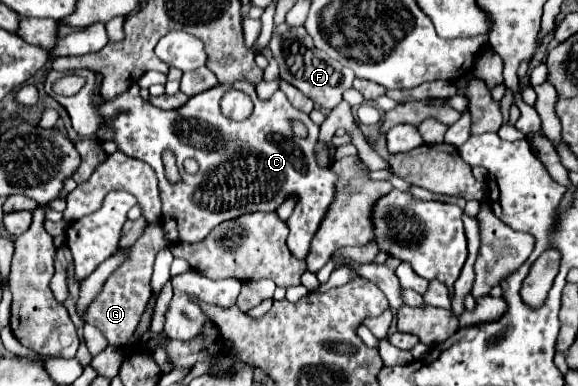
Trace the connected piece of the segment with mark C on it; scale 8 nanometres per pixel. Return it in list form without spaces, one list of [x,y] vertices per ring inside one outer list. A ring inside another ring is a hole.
[[[75,69],[75,71],[69,71],[69,73],[75,73],[75,75],[81,75],[87,79],[87,85],[81,89],[79,95],[75,97],[63,97],[63,95],[55,95],[51,85],[55,79],[63,77],[61,71],[49,71],[47,75],[47,81],[45,81],[45,91],[47,95],[51,95],[55,101],[59,101],[65,111],[69,113],[71,117],[71,125],[73,129],[81,135],[81,137],[93,137],[101,127],[107,127],[107,129],[113,129],[113,141],[117,143],[119,151],[129,155],[129,157],[135,157],[139,161],[145,161],[147,165],[153,167],[153,171],[157,173],[157,179],[159,179],[159,195],[161,195],[161,217],[163,217],[163,231],[165,231],[165,239],[169,243],[199,243],[203,241],[213,227],[217,227],[219,223],[227,221],[227,219],[235,219],[235,217],[241,217],[243,213],[255,213],[255,211],[275,211],[283,199],[291,193],[297,195],[297,205],[295,205],[295,211],[293,215],[289,217],[289,239],[287,239],[287,245],[291,249],[291,253],[295,253],[295,257],[305,257],[307,255],[307,249],[309,249],[309,241],[311,237],[315,235],[329,203],[333,201],[333,195],[335,195],[335,189],[333,189],[333,183],[335,183],[335,175],[331,173],[331,169],[321,169],[317,167],[315,163],[315,153],[313,153],[313,147],[317,143],[317,133],[319,133],[319,127],[309,119],[307,113],[295,109],[289,99],[281,93],[281,91],[275,91],[275,95],[267,101],[259,99],[257,93],[255,93],[255,85],[253,83],[247,83],[245,79],[243,81],[237,81],[233,85],[215,85],[203,93],[197,93],[195,97],[191,97],[183,107],[179,109],[171,109],[171,111],[165,111],[165,109],[159,109],[159,107],[153,107],[149,101],[145,101],[141,95],[139,95],[139,85],[131,85],[125,93],[113,97],[113,99],[107,99],[101,95],[95,79],[97,79],[97,73],[91,71],[91,69]],[[227,89],[241,89],[245,91],[253,103],[255,103],[255,109],[251,113],[251,117],[247,117],[245,121],[233,121],[229,117],[225,117],[219,109],[219,101],[221,101],[221,95],[227,91]],[[121,107],[127,107],[129,109],[129,115],[117,115],[117,111]],[[289,119],[301,119],[305,125],[307,125],[307,139],[299,139],[293,135],[291,127],[289,127]],[[163,149],[171,149],[177,153],[177,165],[179,165],[179,173],[181,173],[181,183],[179,185],[169,185],[163,177],[163,163],[161,163],[161,151]],[[185,159],[195,159],[199,163],[199,171],[195,175],[187,173],[183,169],[183,161]]]

